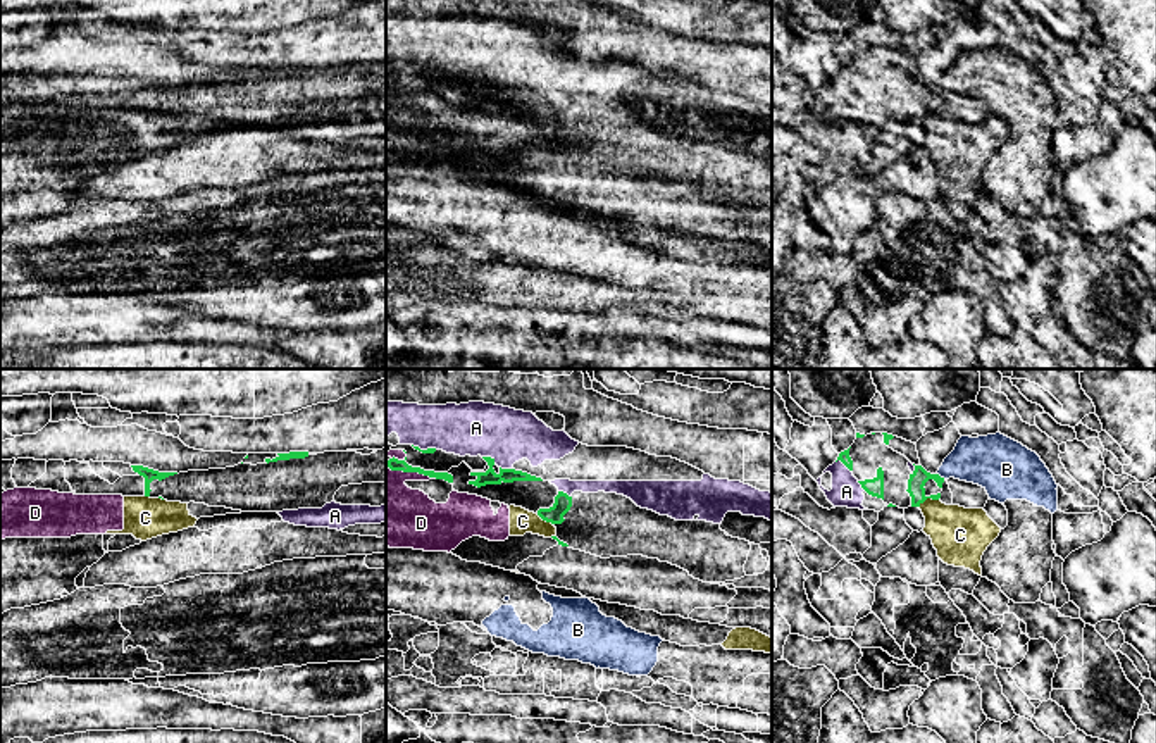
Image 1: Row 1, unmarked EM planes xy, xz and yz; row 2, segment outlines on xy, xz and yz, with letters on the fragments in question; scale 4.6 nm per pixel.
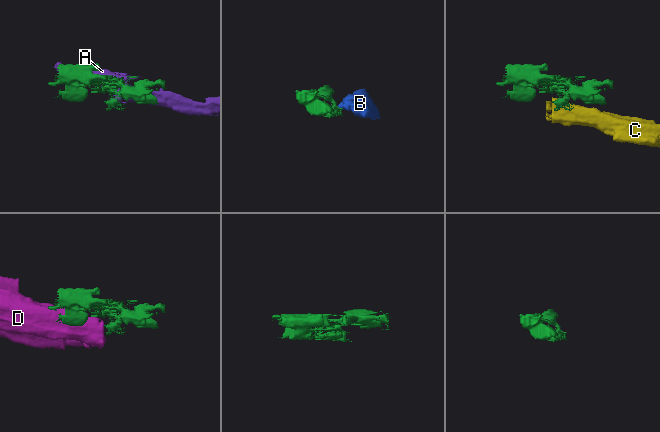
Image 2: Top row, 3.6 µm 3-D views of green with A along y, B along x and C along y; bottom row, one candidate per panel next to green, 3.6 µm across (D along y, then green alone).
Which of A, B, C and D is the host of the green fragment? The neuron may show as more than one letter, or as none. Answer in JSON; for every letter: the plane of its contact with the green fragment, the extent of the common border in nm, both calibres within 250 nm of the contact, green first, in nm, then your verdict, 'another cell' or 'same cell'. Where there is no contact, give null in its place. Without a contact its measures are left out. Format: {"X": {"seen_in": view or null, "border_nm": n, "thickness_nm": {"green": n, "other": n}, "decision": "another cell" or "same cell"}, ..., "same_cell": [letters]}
{"A": {"seen_in": "xz", "border_nm": 70, "thickness_nm": {"green": 70, "other": 260}, "decision": "same cell"}, "B": {"seen_in": "yz", "border_nm": 50, "thickness_nm": {"green": 80, "other": 240}, "decision": "another cell"}, "C": {"seen_in": "yz", "border_nm": 100, "thickness_nm": {"green": 80, "other": 260}, "decision": "another cell"}, "D": {"seen_in": "xz", "border_nm": 240, "thickness_nm": {"green": 60, "other": 320}, "decision": "another cell"}, "same_cell": ["A"]}

